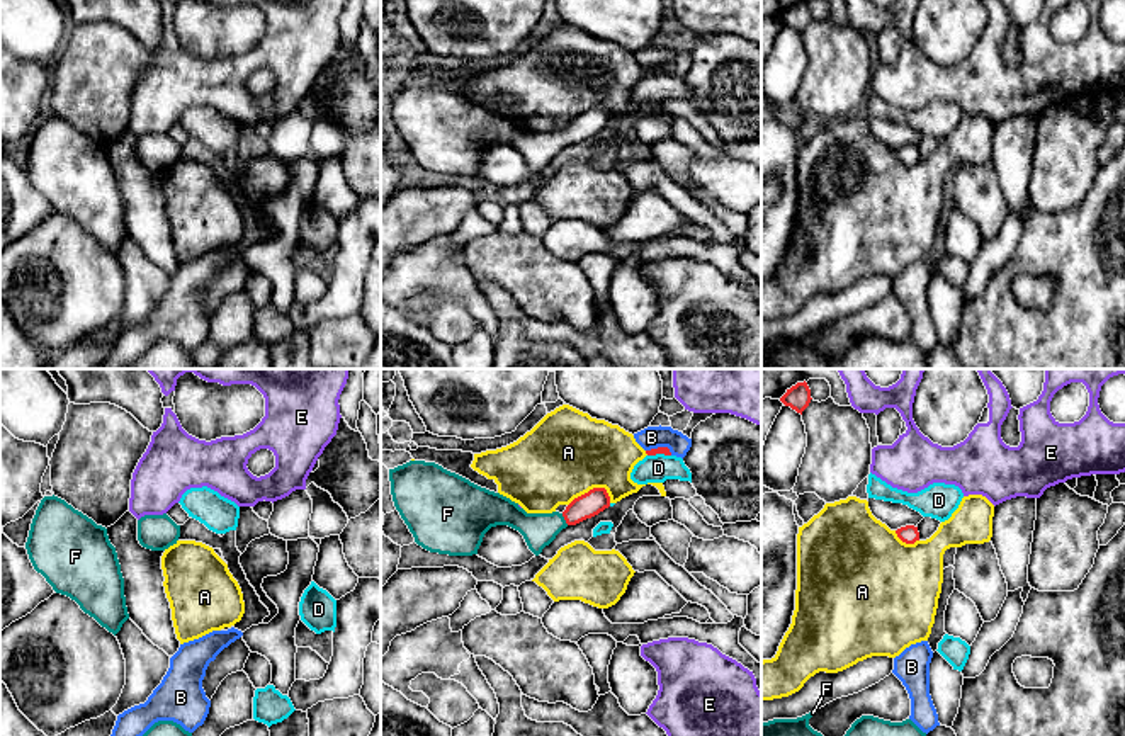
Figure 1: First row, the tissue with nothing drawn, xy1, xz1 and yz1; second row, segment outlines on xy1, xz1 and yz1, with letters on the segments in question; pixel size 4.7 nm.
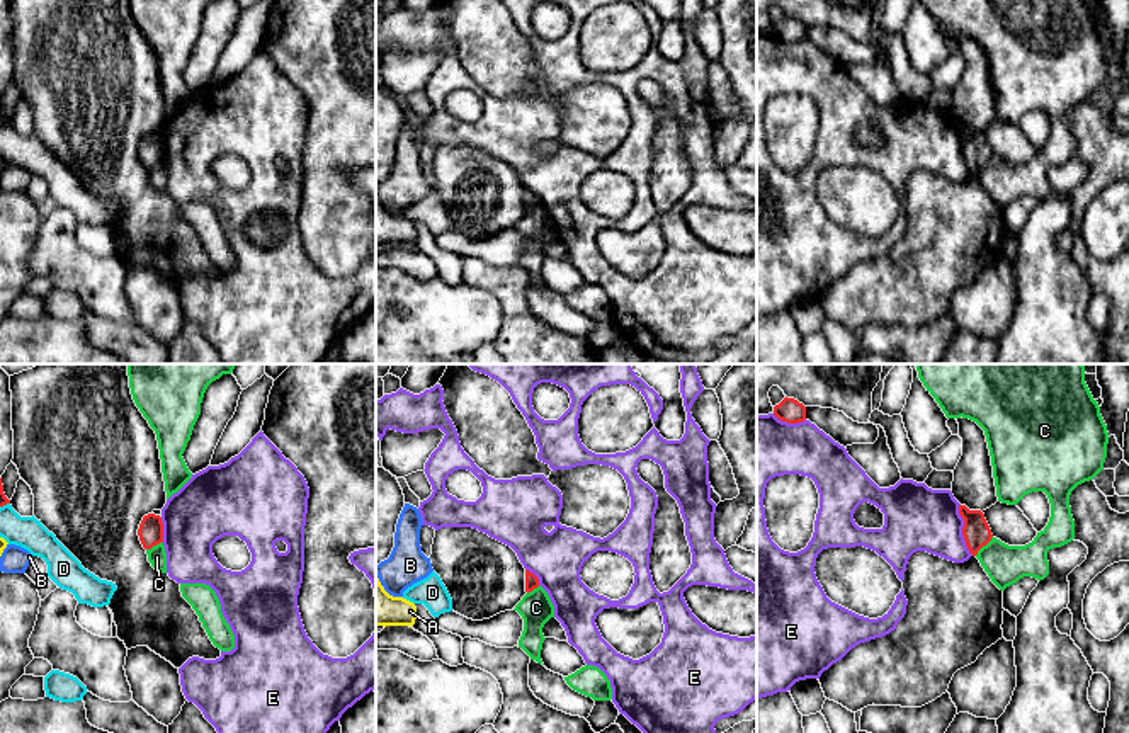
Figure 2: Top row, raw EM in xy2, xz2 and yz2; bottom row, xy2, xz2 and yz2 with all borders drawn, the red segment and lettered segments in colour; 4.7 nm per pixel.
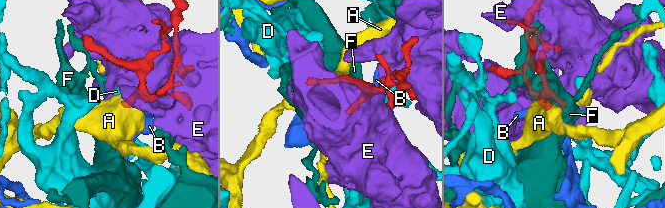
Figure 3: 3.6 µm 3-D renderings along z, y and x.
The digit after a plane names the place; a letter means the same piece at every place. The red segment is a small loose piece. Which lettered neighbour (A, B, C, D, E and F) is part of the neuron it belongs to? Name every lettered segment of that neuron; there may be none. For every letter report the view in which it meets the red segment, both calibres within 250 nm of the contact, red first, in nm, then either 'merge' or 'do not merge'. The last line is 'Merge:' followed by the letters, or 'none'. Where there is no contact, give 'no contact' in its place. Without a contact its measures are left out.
A: xz1 | 120/400 nm | do not merge
B: xz1 | 40/110 nm | do not merge
C: yz2 | 130/190 nm | do not merge
D: xz1 | 40/130 nm | do not merge
E: yz2 | 130/300 nm | do not merge
F: xz1 | 120/160 nm | merge
Merge: F

